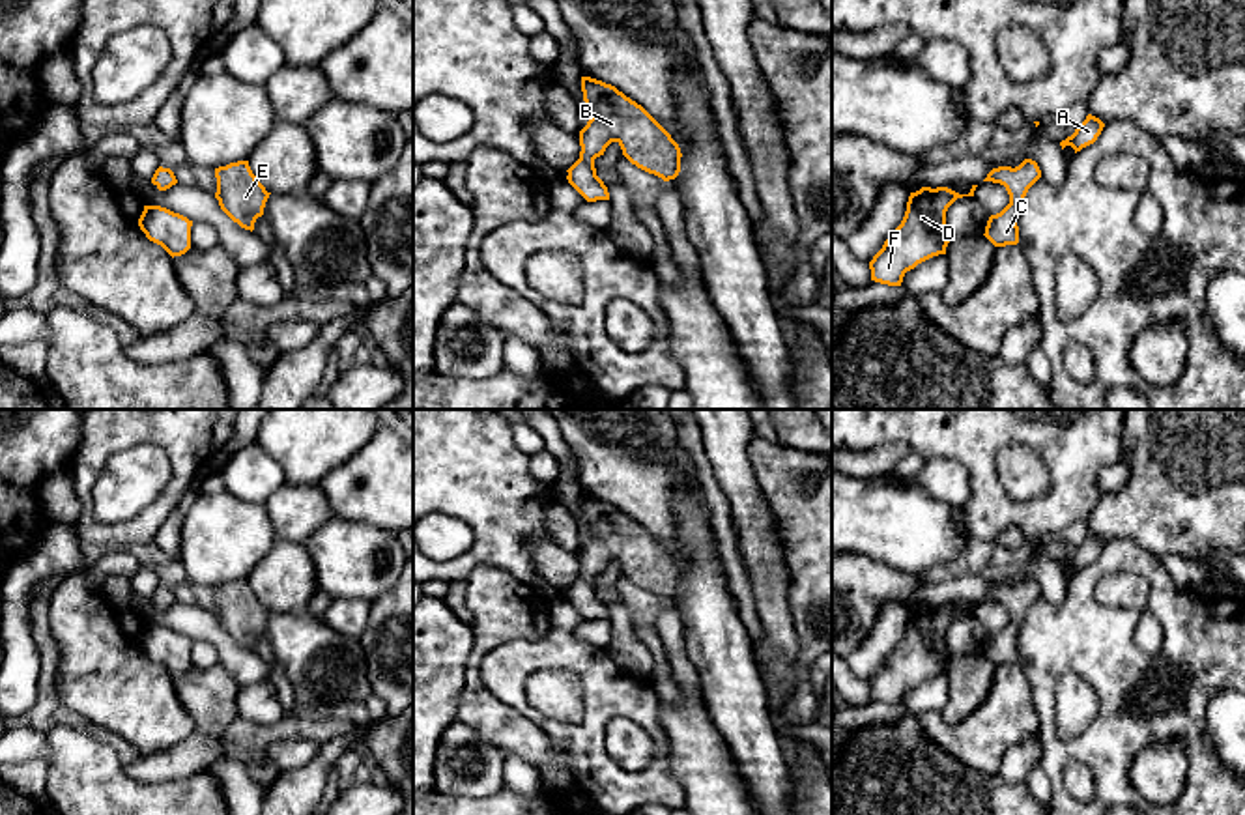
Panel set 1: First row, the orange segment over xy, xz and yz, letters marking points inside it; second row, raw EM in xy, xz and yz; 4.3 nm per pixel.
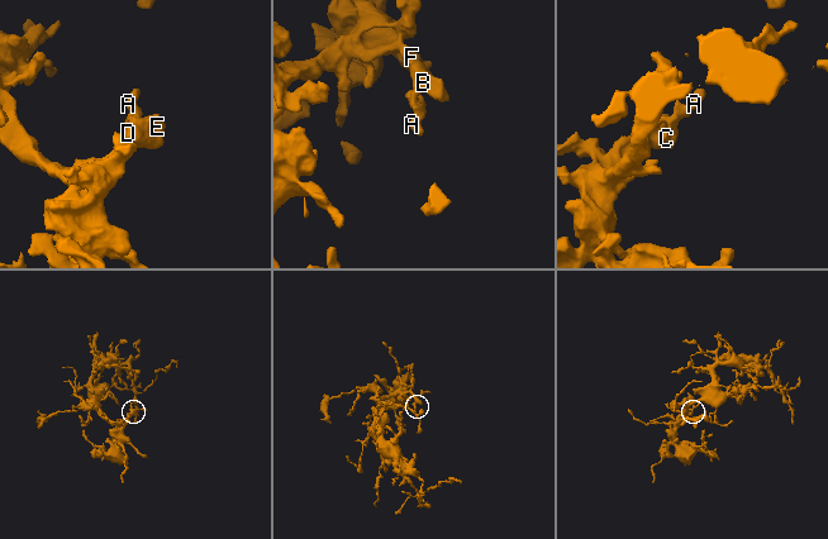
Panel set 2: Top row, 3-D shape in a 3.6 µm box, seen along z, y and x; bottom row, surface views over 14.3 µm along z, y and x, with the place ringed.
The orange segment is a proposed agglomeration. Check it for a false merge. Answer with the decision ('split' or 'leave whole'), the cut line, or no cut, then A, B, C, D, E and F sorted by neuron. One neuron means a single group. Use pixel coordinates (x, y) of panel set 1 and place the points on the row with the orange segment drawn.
leave whole | no cut | A B C D E F

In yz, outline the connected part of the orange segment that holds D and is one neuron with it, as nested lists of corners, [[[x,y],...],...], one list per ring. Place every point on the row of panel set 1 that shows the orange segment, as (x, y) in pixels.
[[[972,185],[968,194],[948,187],[922,187],[910,193],[901,224],[869,262],[871,280],[901,286],[907,271],[933,256],[946,254],[952,239],[946,232],[946,211],[957,198],[974,196],[976,187]]]

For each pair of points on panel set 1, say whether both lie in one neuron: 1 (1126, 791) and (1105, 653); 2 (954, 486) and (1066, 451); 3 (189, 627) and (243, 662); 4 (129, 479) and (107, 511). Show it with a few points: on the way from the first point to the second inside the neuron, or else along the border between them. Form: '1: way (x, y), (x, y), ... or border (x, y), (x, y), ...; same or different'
1: way (1115, 757), (1115, 686); same
2: border (931, 458), (967, 471), (961, 507); different
3: way (202, 627), (230, 651); same
4: way (124, 486), (113, 503); same

